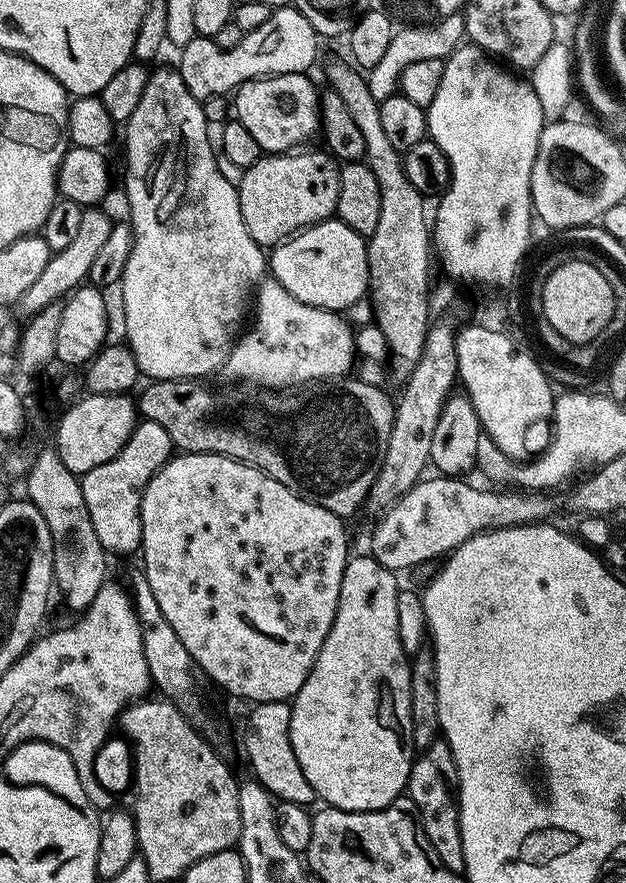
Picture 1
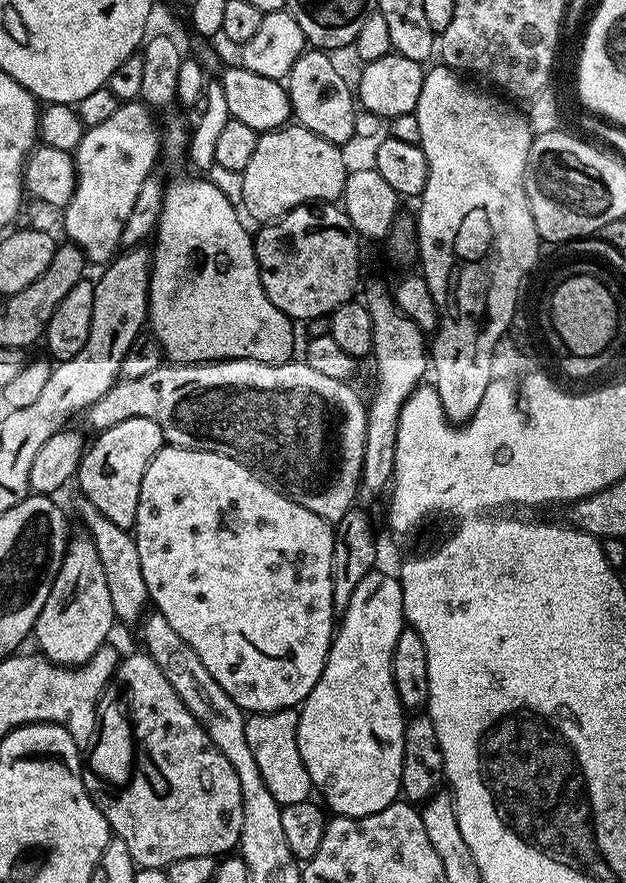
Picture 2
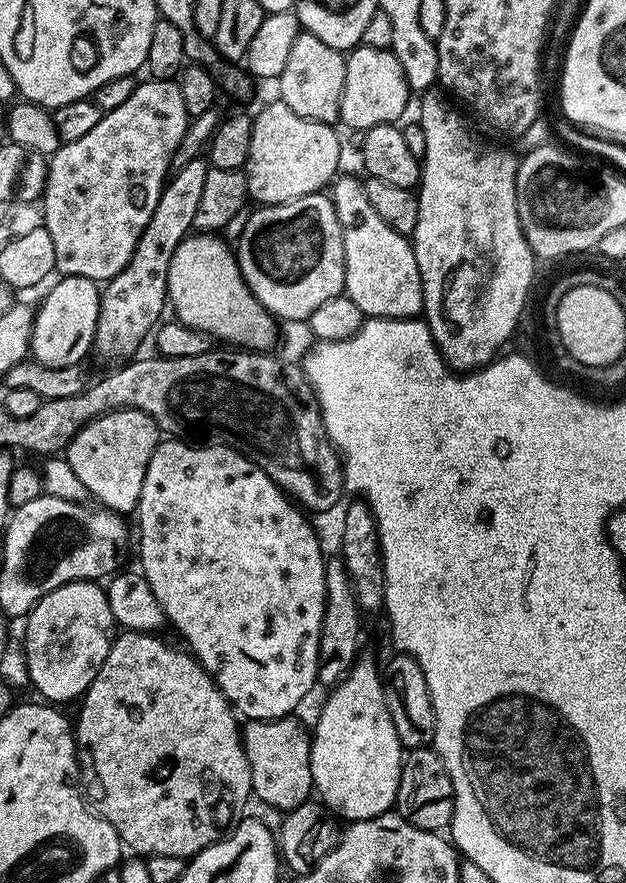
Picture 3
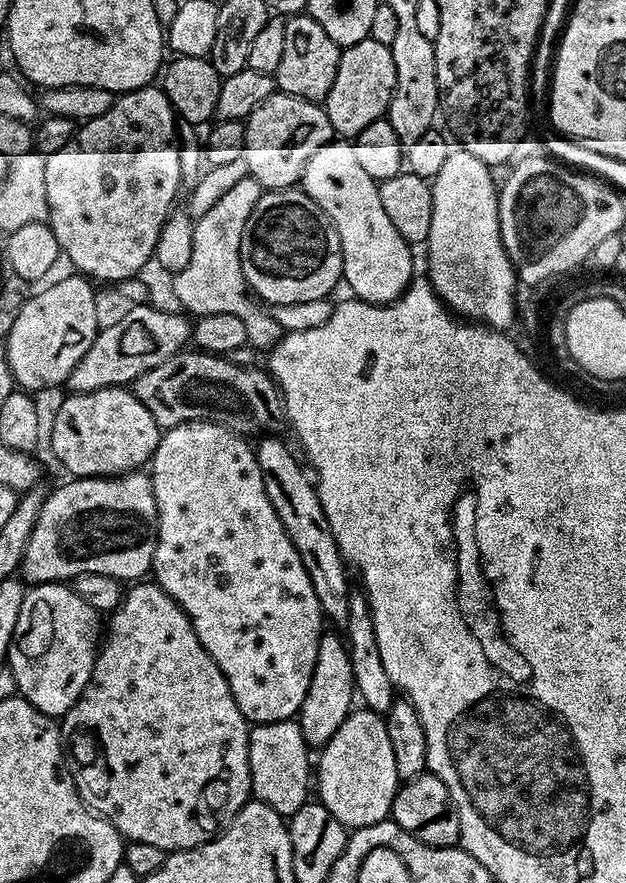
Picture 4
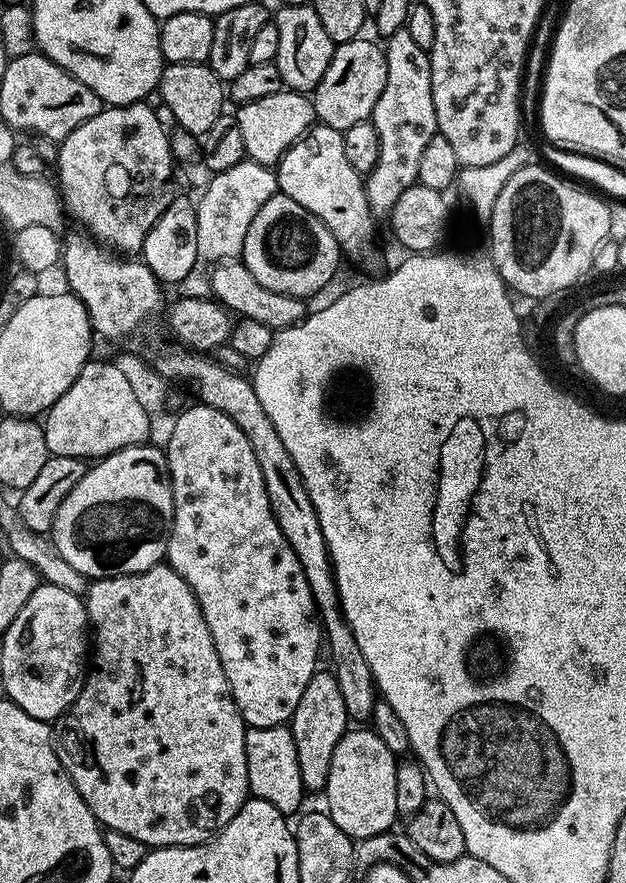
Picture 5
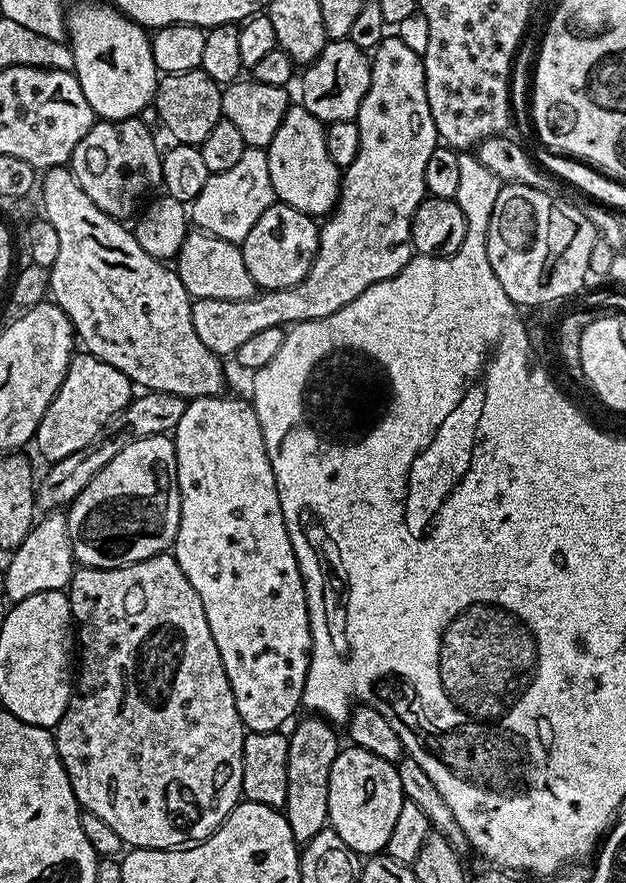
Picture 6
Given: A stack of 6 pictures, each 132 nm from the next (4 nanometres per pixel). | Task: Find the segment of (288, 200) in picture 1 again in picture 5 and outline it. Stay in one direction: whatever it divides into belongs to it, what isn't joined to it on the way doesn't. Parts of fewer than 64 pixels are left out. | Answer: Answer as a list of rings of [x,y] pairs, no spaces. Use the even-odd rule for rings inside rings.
[[[291,90],[270,94],[270,98],[258,98],[258,102],[239,105],[234,115],[238,130],[242,130],[245,157],[267,168],[279,164],[286,150],[295,146],[316,120],[316,111],[311,99],[303,92]]]

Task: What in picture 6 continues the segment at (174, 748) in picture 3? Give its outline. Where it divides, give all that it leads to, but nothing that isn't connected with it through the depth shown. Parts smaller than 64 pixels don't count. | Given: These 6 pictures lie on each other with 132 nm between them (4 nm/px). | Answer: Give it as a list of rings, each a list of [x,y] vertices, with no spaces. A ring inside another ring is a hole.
[[[172,554],[151,556],[142,562],[127,564],[121,568],[77,567],[72,573],[72,581],[68,583],[66,591],[68,601],[70,602],[70,610],[72,611],[74,632],[78,637],[78,675],[74,680],[72,700],[68,703],[68,708],[62,714],[62,718],[56,723],[54,739],[56,741],[56,749],[60,755],[60,761],[66,770],[66,774],[70,778],[70,786],[74,790],[77,802],[80,803],[83,811],[102,818],[102,822],[110,822],[112,829],[118,833],[118,838],[122,838],[125,845],[131,846],[132,848],[178,848],[191,845],[193,842],[205,840],[207,836],[212,835],[212,833],[219,828],[220,823],[234,811],[236,805],[241,803],[242,746],[244,745],[246,729],[242,718],[238,714],[238,706],[234,706],[234,690],[230,690],[230,678],[226,678],[226,670],[222,666],[222,654],[218,654],[218,646],[214,642],[214,634],[210,634],[210,622],[206,622],[206,610],[202,610],[202,598],[198,598],[198,594],[194,594],[194,586],[190,586],[186,574],[182,574],[182,566],[178,566],[175,555]]]

